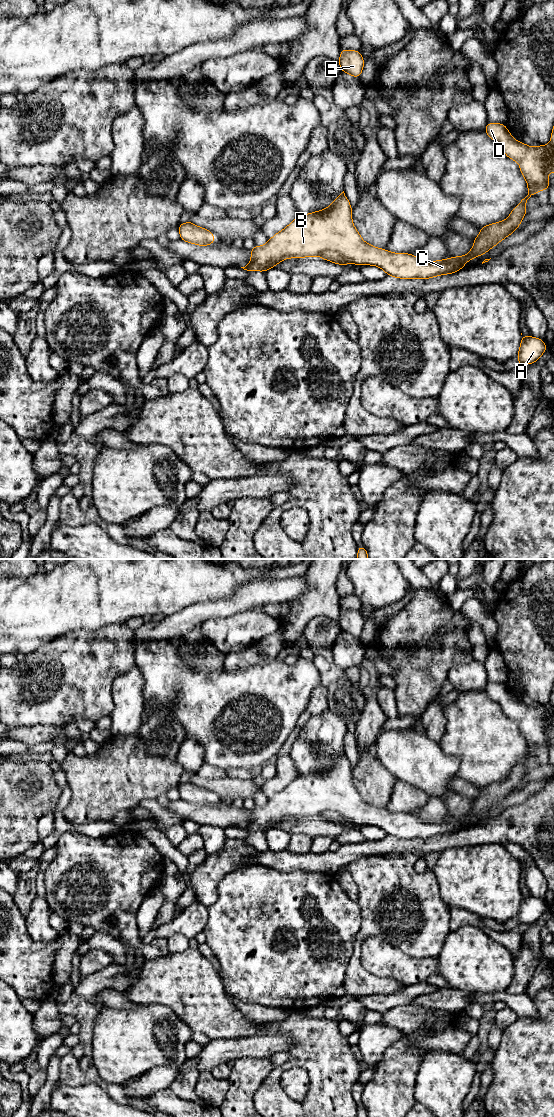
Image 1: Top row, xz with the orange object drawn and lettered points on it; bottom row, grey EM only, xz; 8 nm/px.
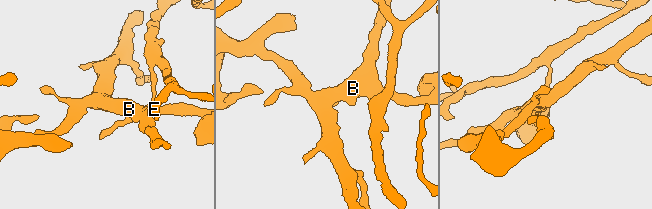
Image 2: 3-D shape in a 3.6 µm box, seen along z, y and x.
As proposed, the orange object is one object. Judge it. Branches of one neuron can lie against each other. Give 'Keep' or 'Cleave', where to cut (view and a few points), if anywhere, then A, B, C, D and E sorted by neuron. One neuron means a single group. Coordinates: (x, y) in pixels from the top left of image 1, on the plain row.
Cleave. Split along xz (318, 814), (324, 811), (335, 811), (345, 816), (351, 822). Groups: A B C D / E

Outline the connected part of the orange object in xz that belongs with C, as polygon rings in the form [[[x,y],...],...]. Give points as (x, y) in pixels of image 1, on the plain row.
[[[488,682],[484,691],[491,699],[501,705],[503,712],[508,718],[519,723],[520,732],[528,744],[528,755],[511,771],[506,780],[480,787],[480,794],[474,798],[474,805],[466,815],[426,822],[412,814],[390,813],[387,809],[379,809],[364,802],[352,783],[353,769],[343,751],[328,768],[311,772],[307,775],[297,776],[285,789],[270,798],[265,805],[256,805],[253,809],[250,809],[249,811],[252,815],[250,823],[241,828],[253,832],[266,832],[287,818],[314,817],[324,811],[333,811],[348,818],[353,824],[378,826],[387,835],[395,838],[428,839],[439,835],[453,834],[461,830],[467,821],[471,821],[473,818],[486,813],[497,803],[515,792],[527,773],[527,760],[536,752],[549,749],[548,733],[554,731],[554,686],[550,704],[540,705],[539,707],[529,707],[523,702],[516,701],[507,690],[505,684]]]

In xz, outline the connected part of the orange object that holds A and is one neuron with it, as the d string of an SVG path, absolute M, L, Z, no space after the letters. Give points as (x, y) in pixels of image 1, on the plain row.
M522 893L521 905L518 912L518 926L535 923L547 910L543 899L524 896Z

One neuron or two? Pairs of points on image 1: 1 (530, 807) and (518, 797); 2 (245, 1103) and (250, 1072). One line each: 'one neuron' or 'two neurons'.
1: two neurons
2: one neuron

